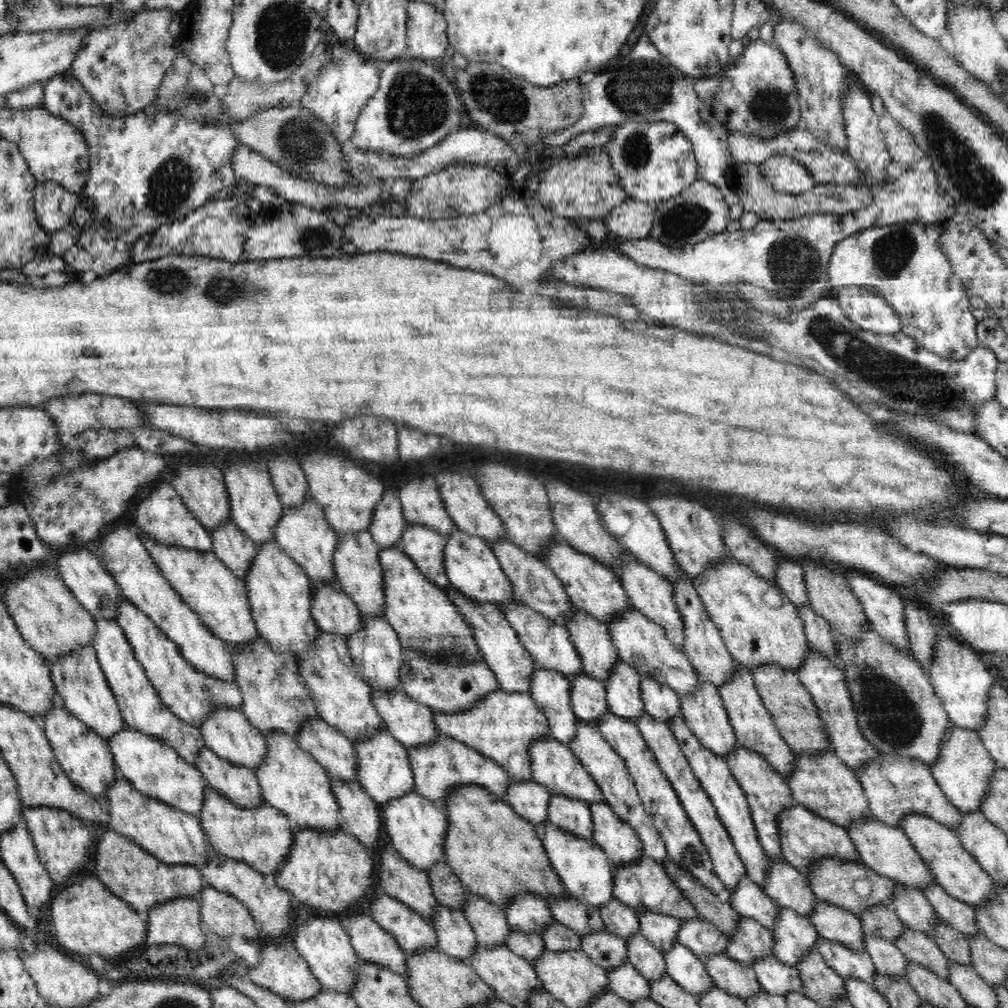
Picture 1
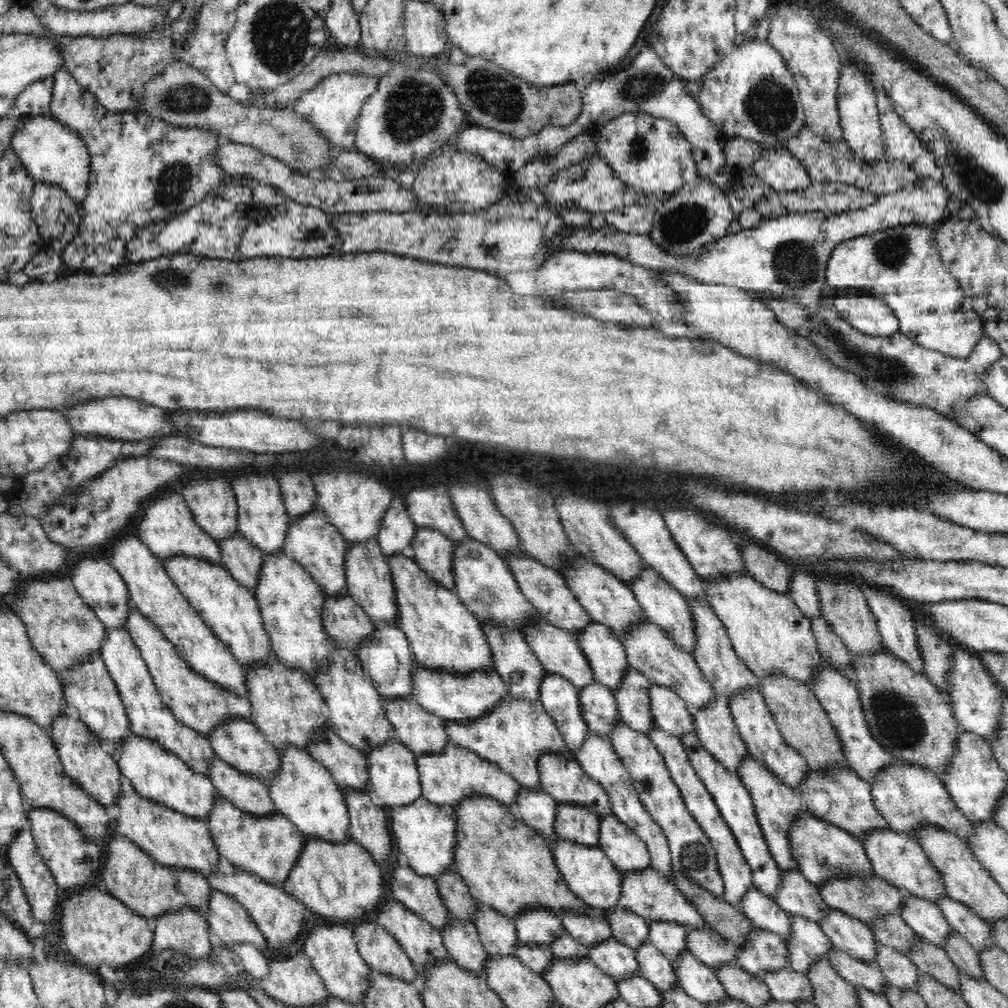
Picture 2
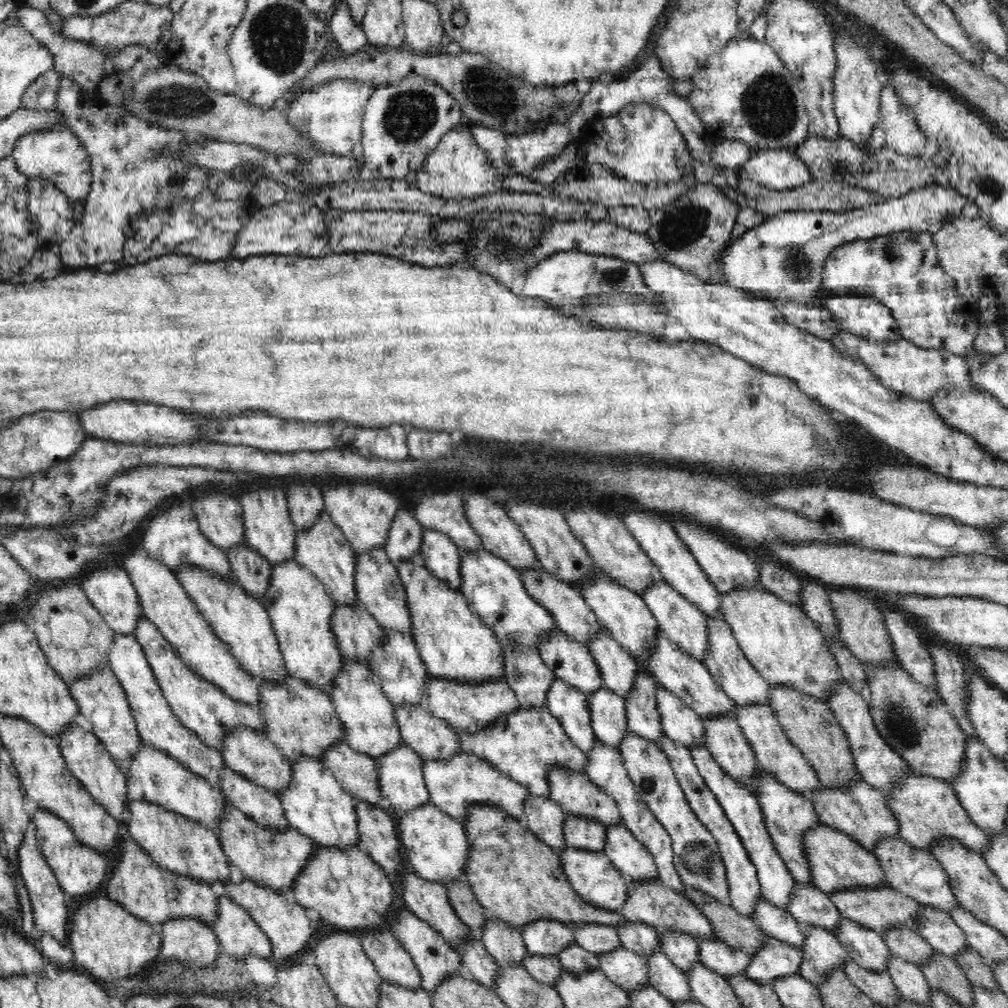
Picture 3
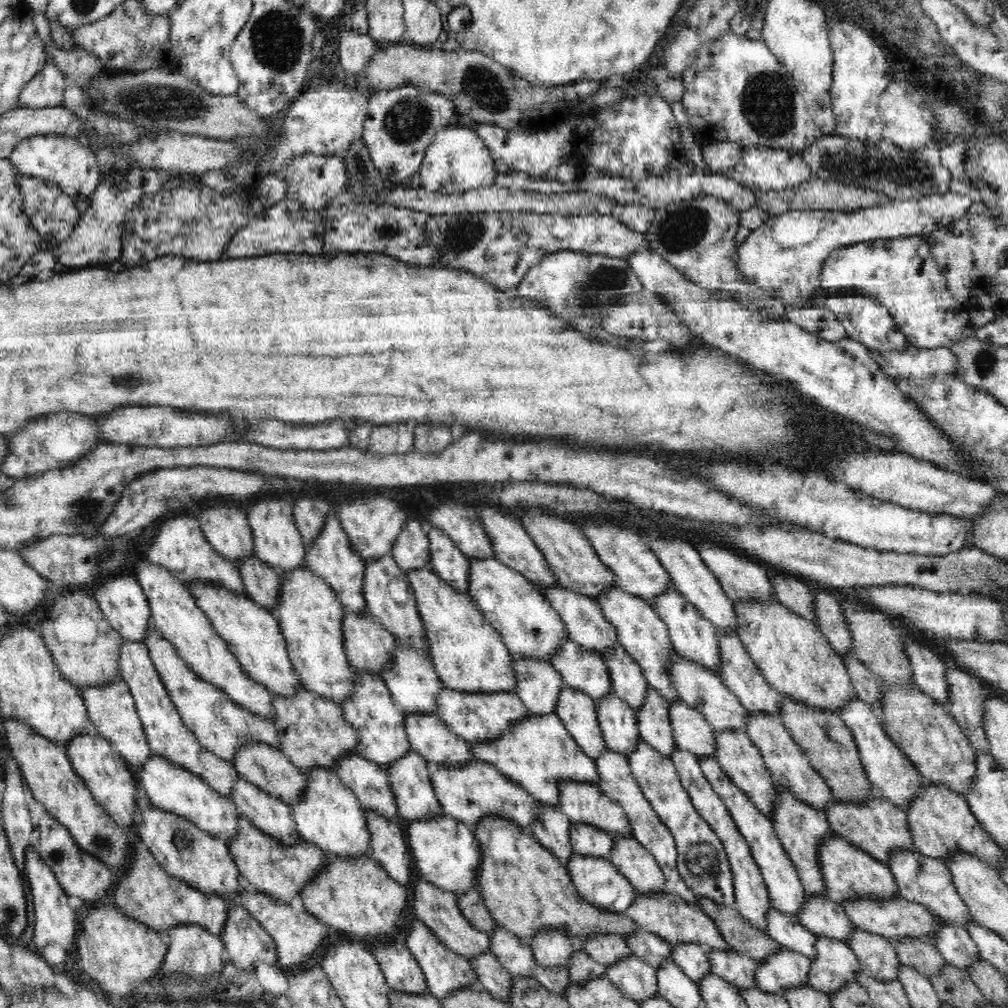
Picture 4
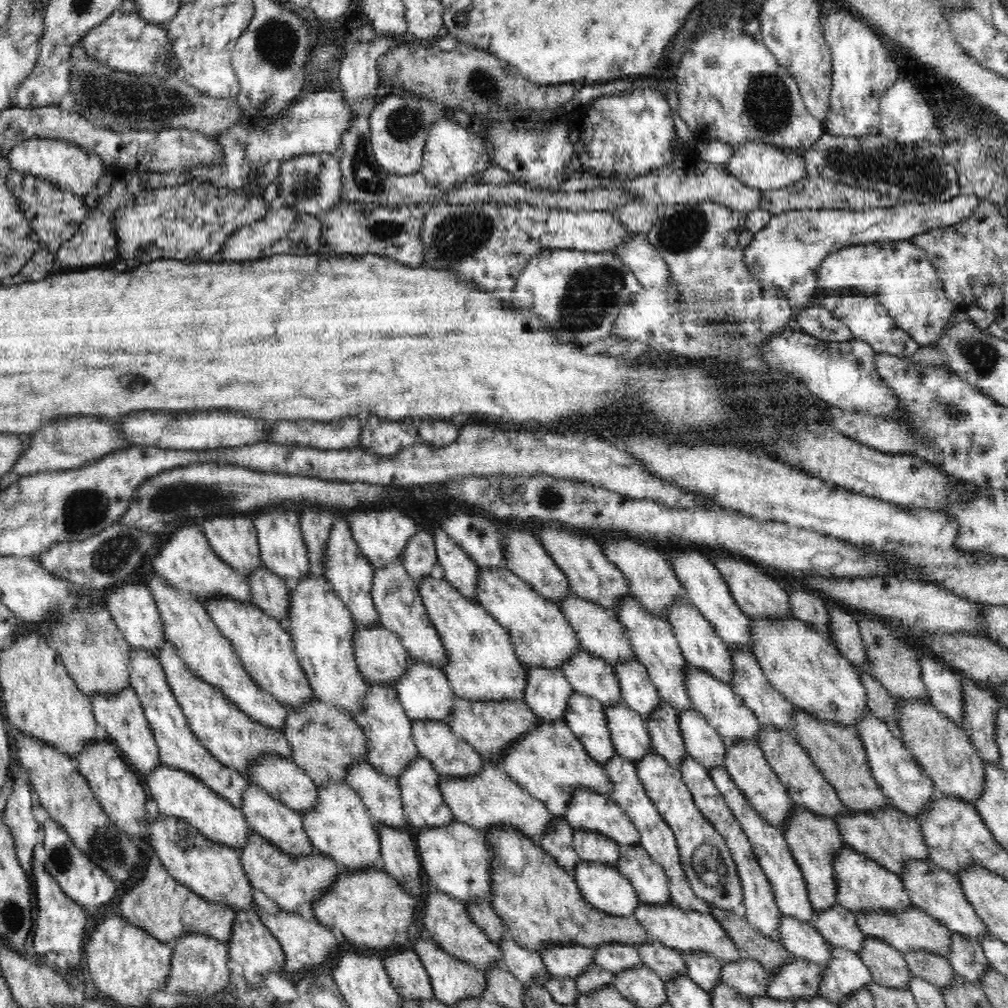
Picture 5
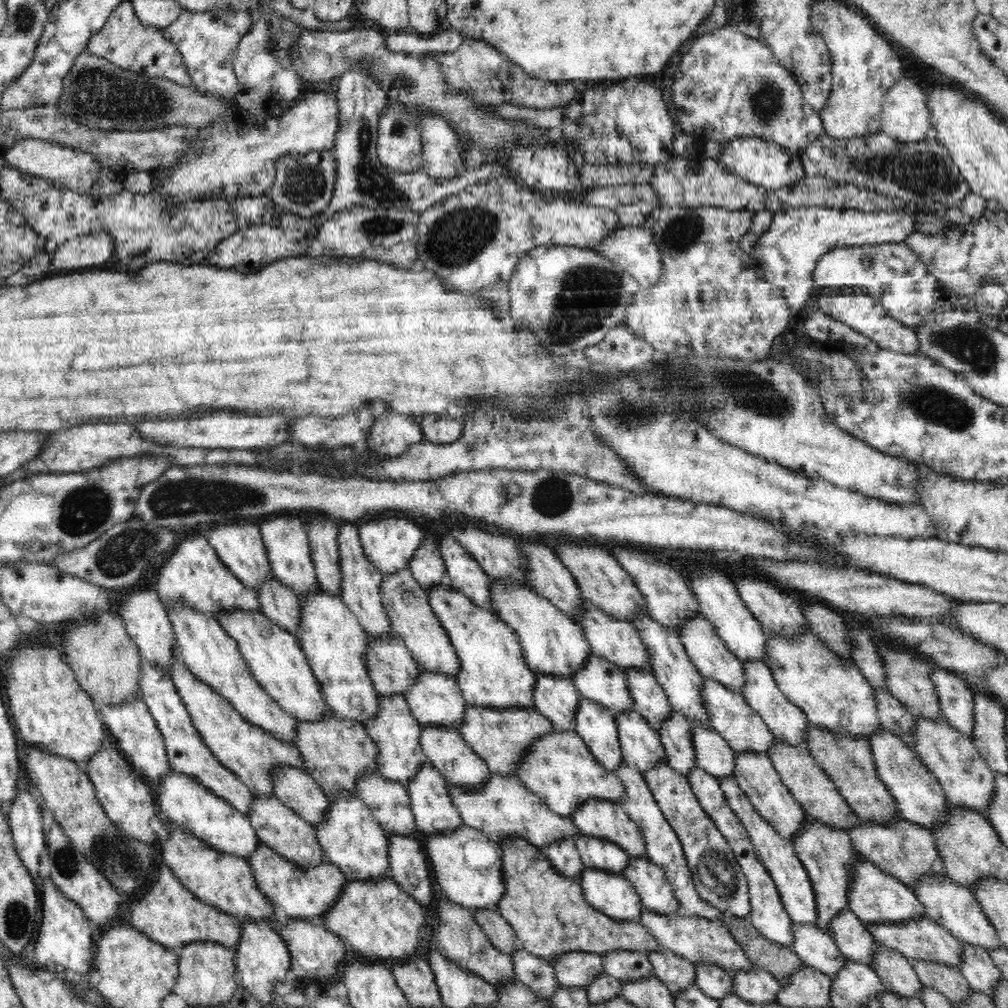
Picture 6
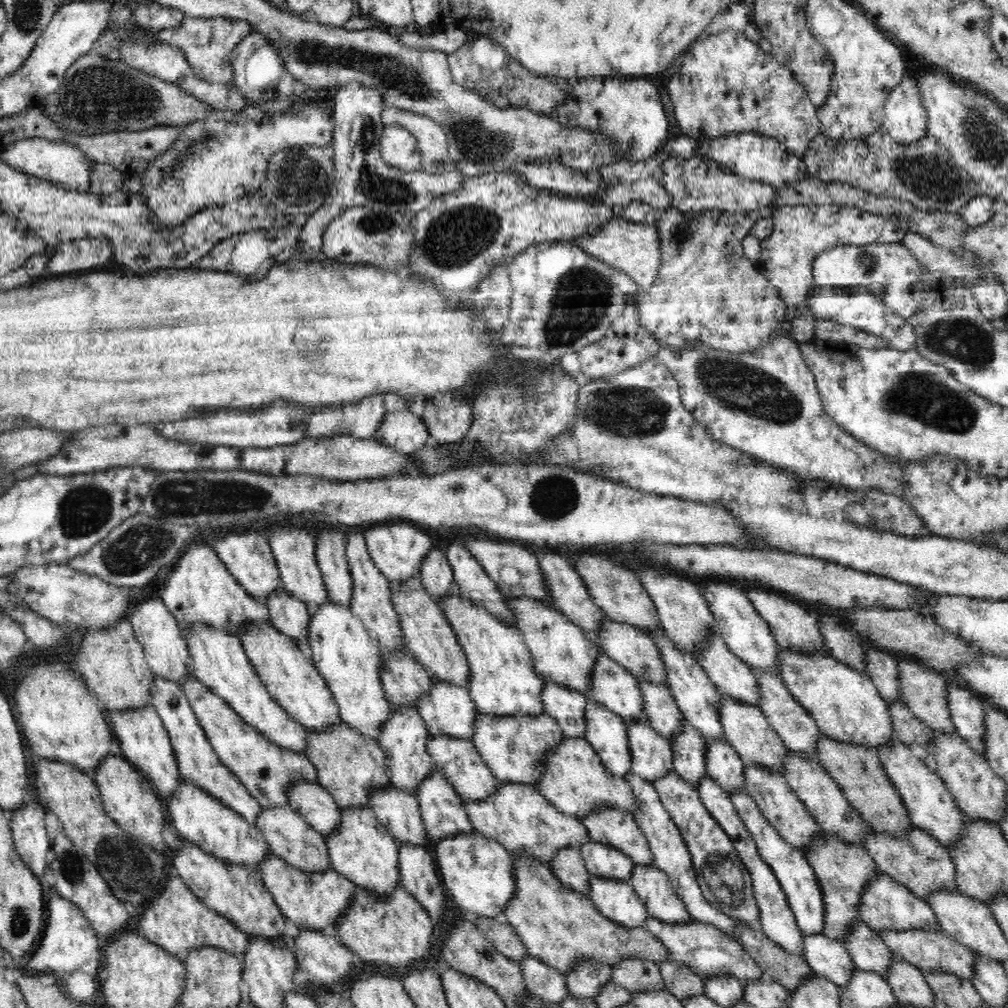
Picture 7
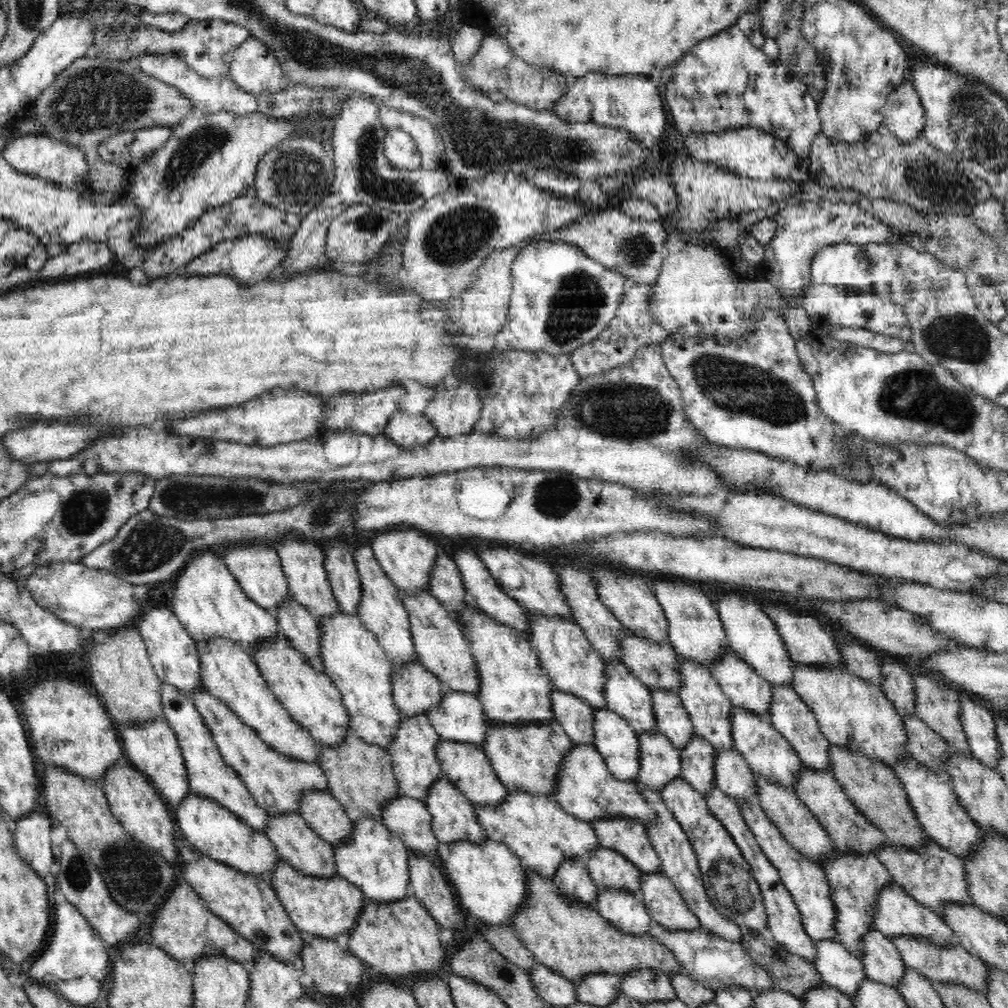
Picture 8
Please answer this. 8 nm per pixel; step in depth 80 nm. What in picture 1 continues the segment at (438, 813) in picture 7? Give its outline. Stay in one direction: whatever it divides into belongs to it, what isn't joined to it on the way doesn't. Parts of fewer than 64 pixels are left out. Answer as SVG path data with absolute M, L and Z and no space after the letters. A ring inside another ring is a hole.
M387 731L358 740L354 744L354 751L358 760L359 784L377 803L382 804L414 791L414 773L410 767L408 750Z

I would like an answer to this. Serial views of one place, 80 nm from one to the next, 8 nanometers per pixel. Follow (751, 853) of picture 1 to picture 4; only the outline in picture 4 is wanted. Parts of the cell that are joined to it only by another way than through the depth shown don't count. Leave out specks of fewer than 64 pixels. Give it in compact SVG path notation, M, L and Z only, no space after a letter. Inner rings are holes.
M712 755L699 758L699 761L704 777L708 779L708 783L710 783L716 794L720 795L740 834L750 846L752 857L759 866L763 881L767 886L771 906L783 913L798 914L803 907L806 893L792 861L789 860L788 854L784 851L784 846L778 839L778 834L773 829L771 818L758 810L758 807L752 803L752 799L748 798L744 790L741 790L730 781L717 759L713 758Z

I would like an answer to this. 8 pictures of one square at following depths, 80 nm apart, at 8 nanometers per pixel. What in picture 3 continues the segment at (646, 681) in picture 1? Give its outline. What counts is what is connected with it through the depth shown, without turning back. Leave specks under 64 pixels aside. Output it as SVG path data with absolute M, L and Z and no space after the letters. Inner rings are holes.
M657 685L655 697L666 736L688 748L706 746L704 722L700 715L685 706L665 686Z

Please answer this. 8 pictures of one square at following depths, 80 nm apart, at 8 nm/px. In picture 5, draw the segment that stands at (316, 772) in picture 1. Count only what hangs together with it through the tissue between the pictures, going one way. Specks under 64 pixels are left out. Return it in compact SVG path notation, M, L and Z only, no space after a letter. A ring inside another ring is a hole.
M328 780L328 784L318 786L318 802L313 809L299 813L302 826L312 845L326 857L330 857L340 868L350 871L364 867L381 867L380 835L368 808L359 794L345 782Z

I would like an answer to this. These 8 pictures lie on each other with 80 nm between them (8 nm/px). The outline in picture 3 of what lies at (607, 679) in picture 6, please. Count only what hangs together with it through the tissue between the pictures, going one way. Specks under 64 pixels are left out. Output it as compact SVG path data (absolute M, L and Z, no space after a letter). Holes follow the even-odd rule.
M560 628L552 629L545 641L537 644L537 650L546 666L566 684L587 694L604 687L590 649L584 643L569 639Z

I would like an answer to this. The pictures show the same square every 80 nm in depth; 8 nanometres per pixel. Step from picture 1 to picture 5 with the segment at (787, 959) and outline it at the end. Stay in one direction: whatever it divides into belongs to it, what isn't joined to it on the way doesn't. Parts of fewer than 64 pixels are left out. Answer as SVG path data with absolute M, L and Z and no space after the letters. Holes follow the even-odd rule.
M832 946L830 954L831 959L821 970L820 995L839 1006L852 993L868 988L874 978L854 951Z

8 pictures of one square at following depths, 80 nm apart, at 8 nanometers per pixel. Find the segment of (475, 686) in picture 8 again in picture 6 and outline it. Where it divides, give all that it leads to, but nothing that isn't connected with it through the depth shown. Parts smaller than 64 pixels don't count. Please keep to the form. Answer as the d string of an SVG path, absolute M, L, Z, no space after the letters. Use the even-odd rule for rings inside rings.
M406 567L394 574L384 575L380 585L382 606L388 615L394 634L406 645L414 660L426 671L438 671L455 676L460 670L460 659L444 627L429 605L426 589Z

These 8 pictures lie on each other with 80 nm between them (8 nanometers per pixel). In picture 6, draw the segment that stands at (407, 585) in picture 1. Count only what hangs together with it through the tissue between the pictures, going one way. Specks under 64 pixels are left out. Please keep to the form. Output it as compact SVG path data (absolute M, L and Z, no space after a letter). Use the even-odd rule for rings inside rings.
M432 585L426 593L433 613L447 632L460 659L460 670L454 677L464 701L468 705L497 710L508 707L536 708L532 696L536 673L528 668L514 630L492 610L478 606L453 587Z

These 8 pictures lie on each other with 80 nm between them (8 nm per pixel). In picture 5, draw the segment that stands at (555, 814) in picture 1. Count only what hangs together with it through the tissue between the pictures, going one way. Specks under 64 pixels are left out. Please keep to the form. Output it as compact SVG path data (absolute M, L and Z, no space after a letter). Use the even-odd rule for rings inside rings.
M586 829L573 831L573 846L580 860L608 863L614 867L617 866L622 851L620 845L614 840Z

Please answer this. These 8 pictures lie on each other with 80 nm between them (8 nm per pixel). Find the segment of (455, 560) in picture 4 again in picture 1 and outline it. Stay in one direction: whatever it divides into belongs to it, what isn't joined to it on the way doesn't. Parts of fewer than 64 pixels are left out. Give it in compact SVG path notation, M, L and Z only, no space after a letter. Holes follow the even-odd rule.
M407 522L399 541L403 553L412 559L424 578L441 589L452 587L443 561L444 536L428 527Z

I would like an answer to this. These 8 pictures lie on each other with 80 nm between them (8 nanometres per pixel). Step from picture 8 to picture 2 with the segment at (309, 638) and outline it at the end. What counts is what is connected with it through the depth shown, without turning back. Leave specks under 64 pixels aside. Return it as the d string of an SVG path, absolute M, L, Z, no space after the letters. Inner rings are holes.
M240 533L231 536L218 542L221 550L220 564L230 571L234 580L254 590L265 554Z

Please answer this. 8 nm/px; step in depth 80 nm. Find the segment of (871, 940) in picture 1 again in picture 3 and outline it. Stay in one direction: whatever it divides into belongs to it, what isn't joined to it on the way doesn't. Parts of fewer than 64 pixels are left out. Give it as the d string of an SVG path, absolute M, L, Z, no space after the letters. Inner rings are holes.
M892 956L889 958L887 971L904 999L931 1006L930 990L932 988L918 965Z

